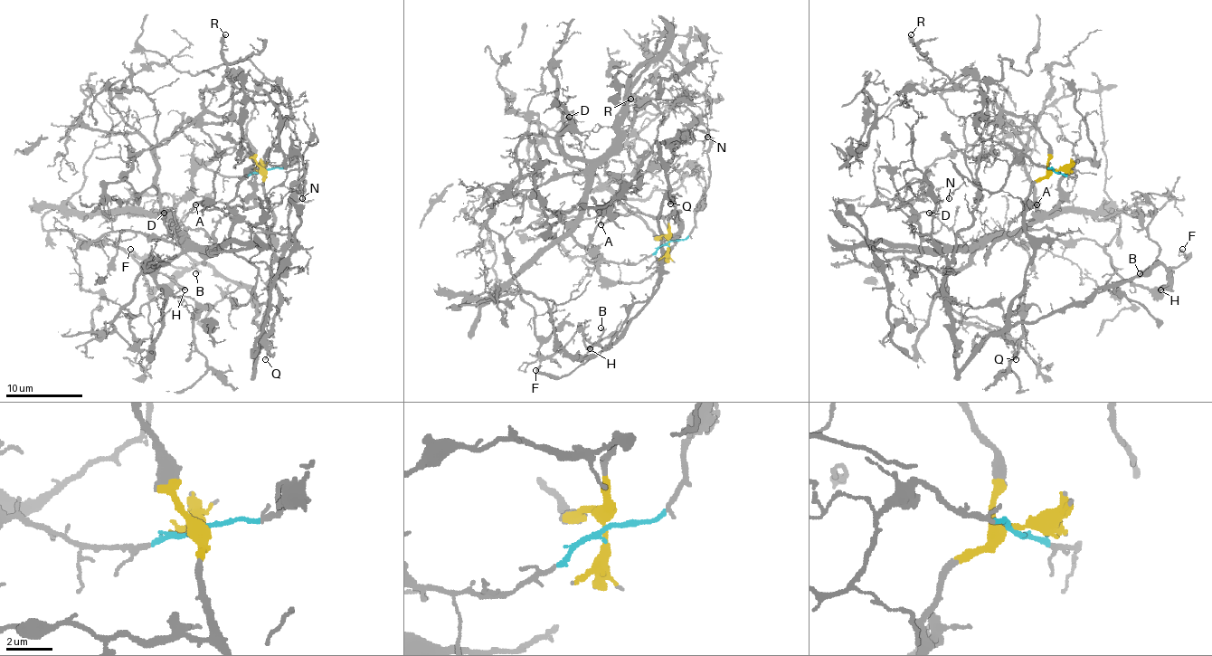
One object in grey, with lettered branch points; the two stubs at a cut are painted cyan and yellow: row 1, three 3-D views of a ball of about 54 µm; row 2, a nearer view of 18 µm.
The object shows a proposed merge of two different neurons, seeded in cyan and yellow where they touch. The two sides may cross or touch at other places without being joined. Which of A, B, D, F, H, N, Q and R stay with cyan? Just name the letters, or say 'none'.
D, N

